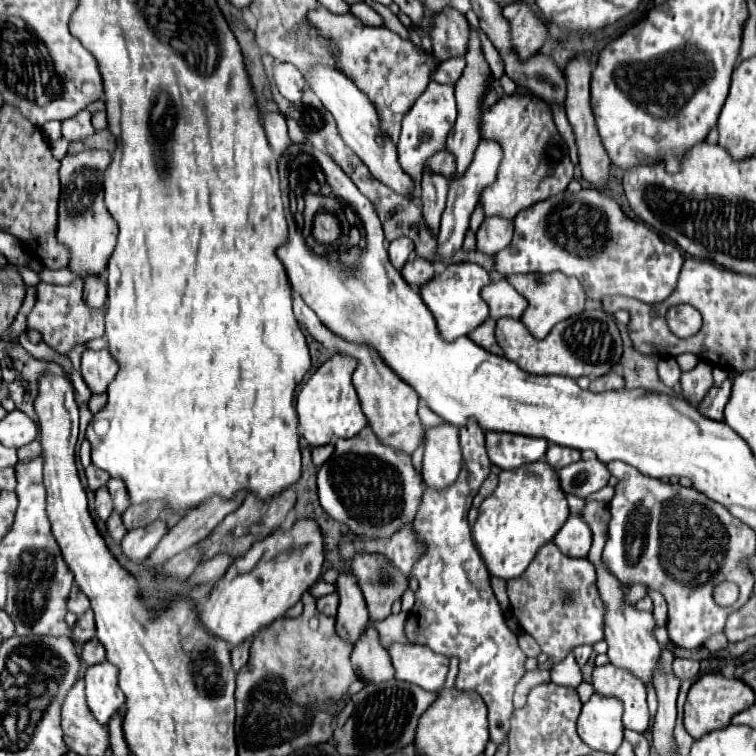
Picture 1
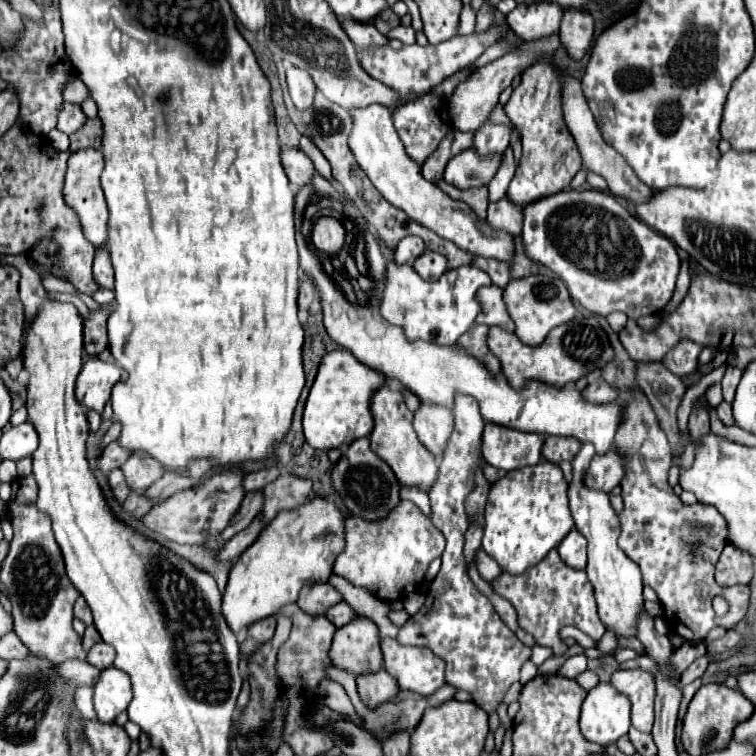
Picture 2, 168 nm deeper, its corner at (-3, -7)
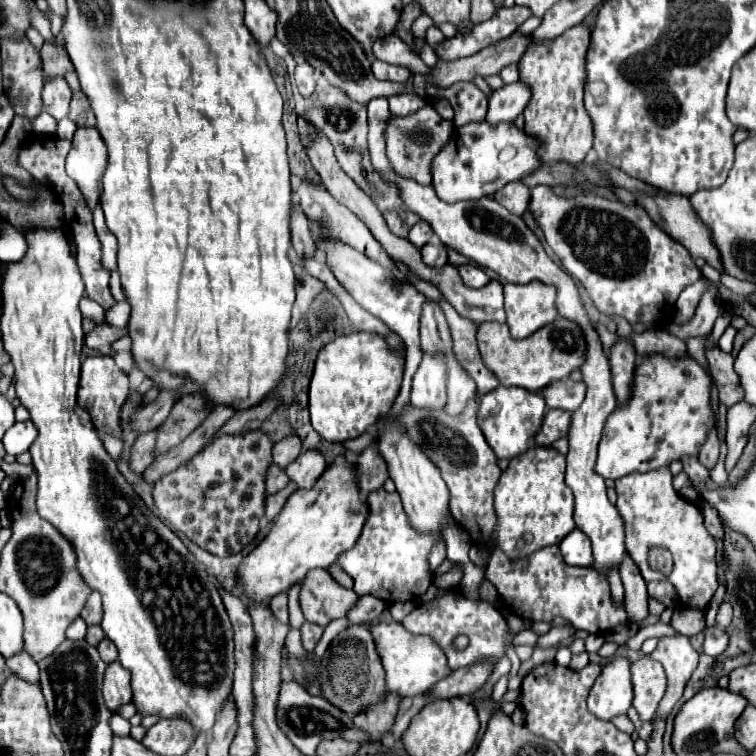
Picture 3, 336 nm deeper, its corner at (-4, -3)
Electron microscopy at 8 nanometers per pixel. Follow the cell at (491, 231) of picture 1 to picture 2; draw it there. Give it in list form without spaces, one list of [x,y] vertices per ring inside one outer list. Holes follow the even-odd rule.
[[[507,199],[489,203],[487,223],[495,231],[503,231],[511,237],[517,237],[517,235],[521,235],[521,227],[523,227],[523,209],[509,203]]]

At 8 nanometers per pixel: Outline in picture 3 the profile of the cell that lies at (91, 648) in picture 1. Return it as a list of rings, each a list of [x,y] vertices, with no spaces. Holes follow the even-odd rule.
[[[108,637],[98,643],[98,651],[100,651],[100,657],[104,659],[104,663],[112,663],[112,661],[118,659],[118,649]]]

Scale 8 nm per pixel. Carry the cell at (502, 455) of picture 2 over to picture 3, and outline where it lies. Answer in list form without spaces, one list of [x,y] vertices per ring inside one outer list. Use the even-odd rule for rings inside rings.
[[[500,385],[496,391],[490,391],[478,399],[478,425],[498,459],[512,459],[524,453],[530,447],[536,431],[540,429],[544,413],[544,397],[532,391],[524,391],[520,387]]]

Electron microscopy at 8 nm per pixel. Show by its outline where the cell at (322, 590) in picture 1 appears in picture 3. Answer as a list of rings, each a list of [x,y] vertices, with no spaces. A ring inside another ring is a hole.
[[[312,569],[302,581],[300,607],[306,621],[326,627],[338,617],[346,617],[358,595],[338,585],[326,569]]]

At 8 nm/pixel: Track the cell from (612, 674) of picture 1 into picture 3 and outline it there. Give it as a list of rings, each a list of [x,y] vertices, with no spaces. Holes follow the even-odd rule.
[[[648,655],[632,663],[632,685],[634,685],[634,707],[640,719],[650,721],[656,713],[660,699],[664,697],[664,667],[650,659]]]

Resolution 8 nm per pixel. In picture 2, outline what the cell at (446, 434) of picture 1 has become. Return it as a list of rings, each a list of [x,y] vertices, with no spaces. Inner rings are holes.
[[[421,403],[421,409],[415,413],[415,431],[419,441],[437,459],[443,459],[453,431],[453,415],[445,407]]]

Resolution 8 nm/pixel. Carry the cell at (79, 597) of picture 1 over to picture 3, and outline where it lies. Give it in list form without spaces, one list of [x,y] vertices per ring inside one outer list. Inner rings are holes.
[[[96,591],[88,597],[88,601],[86,601],[80,617],[82,617],[88,625],[98,625],[98,623],[102,621],[102,603],[100,603],[100,595],[98,595]]]

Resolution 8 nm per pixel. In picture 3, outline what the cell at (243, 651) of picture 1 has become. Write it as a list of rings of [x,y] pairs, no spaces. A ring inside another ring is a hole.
[[[288,593],[274,595],[270,599],[270,609],[282,623],[288,623]]]

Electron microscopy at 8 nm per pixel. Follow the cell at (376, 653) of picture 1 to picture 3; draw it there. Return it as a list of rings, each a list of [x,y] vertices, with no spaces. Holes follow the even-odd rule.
[[[388,693],[382,703],[364,709],[352,721],[356,723],[356,727],[364,727],[364,731],[372,735],[372,743],[378,743],[382,735],[392,729],[394,717],[398,713],[398,701],[400,697],[396,693]]]

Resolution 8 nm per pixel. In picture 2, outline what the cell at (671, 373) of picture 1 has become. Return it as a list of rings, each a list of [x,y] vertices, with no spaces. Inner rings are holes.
[[[681,339],[679,345],[675,345],[665,357],[663,365],[677,377],[685,377],[697,367],[697,357],[701,353],[701,347],[689,339]]]

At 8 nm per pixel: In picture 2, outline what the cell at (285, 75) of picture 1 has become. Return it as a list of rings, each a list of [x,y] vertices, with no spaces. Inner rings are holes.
[[[289,67],[287,69],[287,85],[289,85],[289,95],[295,103],[295,107],[309,109],[313,103],[313,95],[317,91],[311,75],[307,75],[307,71],[303,71],[299,67]]]

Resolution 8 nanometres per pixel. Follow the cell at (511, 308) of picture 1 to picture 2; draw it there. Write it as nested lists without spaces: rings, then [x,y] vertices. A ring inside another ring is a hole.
[[[489,285],[489,287],[481,287],[477,291],[477,297],[483,305],[483,311],[477,315],[477,323],[483,323],[483,325],[497,325],[497,327],[503,327],[507,331],[515,331],[515,323],[513,319],[509,317],[509,311],[505,307],[505,301],[503,301],[503,289],[495,287],[495,285]]]

